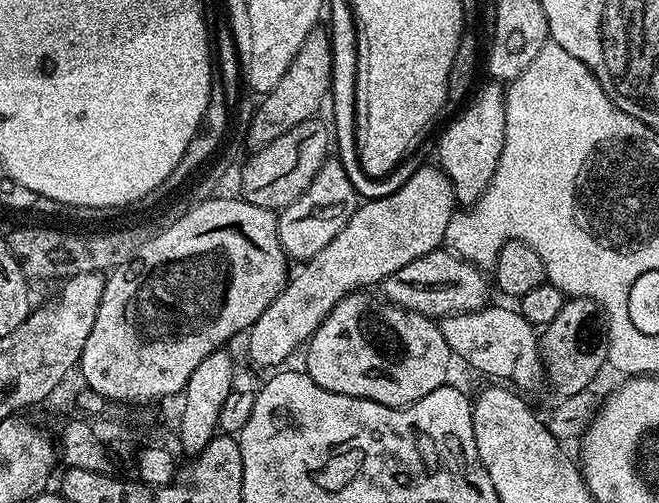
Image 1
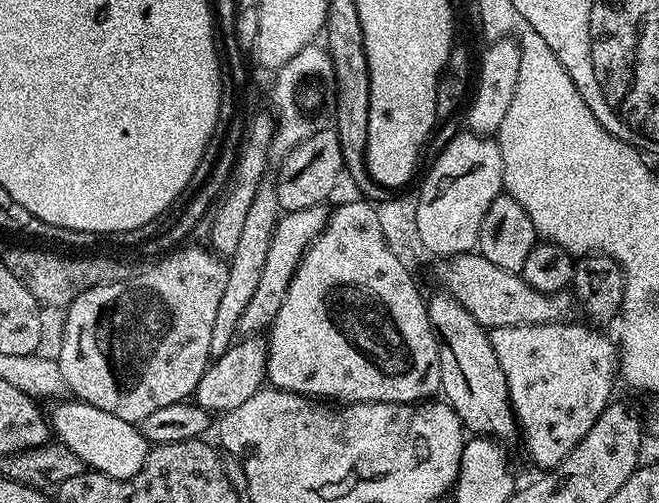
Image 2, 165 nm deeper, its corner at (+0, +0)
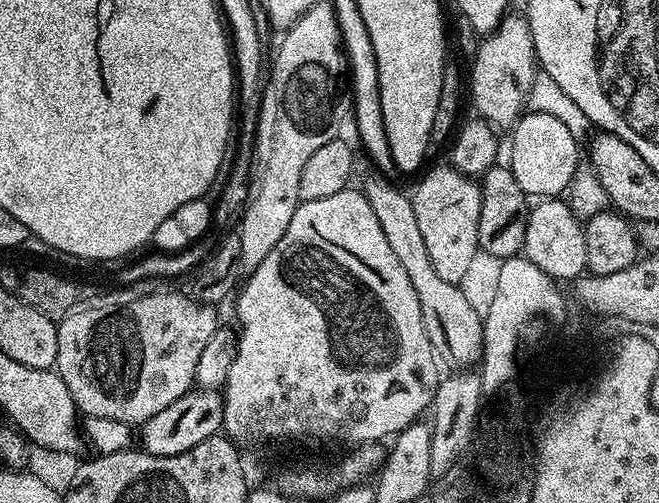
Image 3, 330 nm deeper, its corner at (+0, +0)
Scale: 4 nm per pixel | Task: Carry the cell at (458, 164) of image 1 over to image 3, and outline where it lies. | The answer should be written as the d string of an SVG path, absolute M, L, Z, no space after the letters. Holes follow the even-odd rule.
M445 164L430 171L412 194L414 218L418 218L418 231L426 242L434 271L446 282L460 284L468 276L472 263L478 257L478 218L481 192L479 185L462 175L456 168Z

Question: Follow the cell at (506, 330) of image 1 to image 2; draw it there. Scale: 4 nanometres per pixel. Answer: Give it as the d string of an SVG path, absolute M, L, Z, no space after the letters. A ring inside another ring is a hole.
M585 323L572 324L523 324L522 326L498 326L488 332L490 346L494 346L494 355L498 357L498 366L506 374L506 386L510 390L512 411L516 414L519 431L524 432L524 444L528 447L528 456L540 467L540 470L557 468L586 438L586 430L602 414L602 410L613 399L612 387L618 384L620 353L615 339L603 336L603 331L595 330Z

